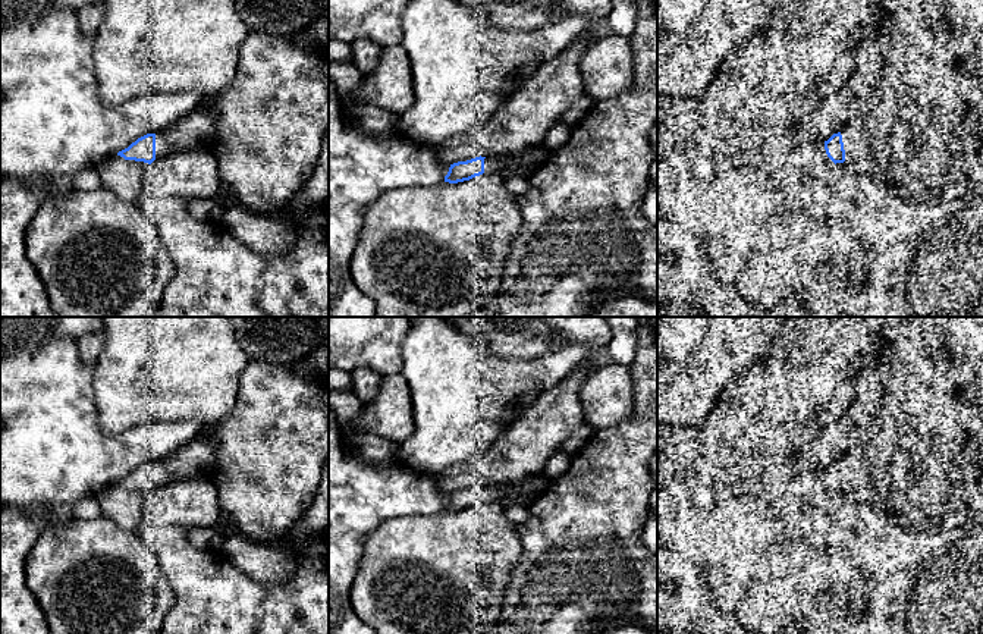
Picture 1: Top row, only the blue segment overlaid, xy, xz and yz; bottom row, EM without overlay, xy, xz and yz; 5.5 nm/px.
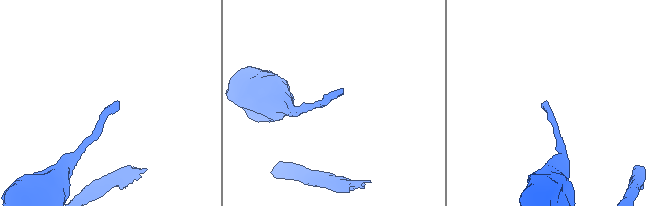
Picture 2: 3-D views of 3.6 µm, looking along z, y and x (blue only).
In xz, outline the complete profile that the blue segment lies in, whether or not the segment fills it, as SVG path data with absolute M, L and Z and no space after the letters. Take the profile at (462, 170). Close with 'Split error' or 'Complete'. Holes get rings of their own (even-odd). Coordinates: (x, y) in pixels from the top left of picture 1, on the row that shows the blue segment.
M475 157L467 161L450 164L445 182L458 183L469 181L483 173L496 173L503 167L503 158L499 157Z. Split error

